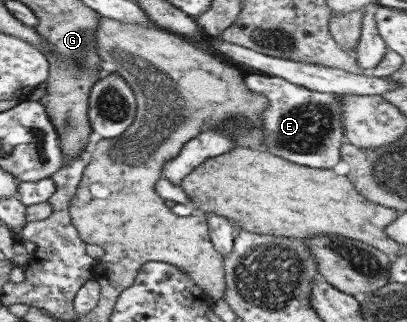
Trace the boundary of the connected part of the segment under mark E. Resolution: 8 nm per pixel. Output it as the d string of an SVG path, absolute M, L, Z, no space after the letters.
M247 72L244 79L254 94L267 97L267 108L261 115L264 124L266 151L272 155L319 170L332 170L342 159L342 145L346 141L342 125L342 100L338 94L312 91L280 77Z

